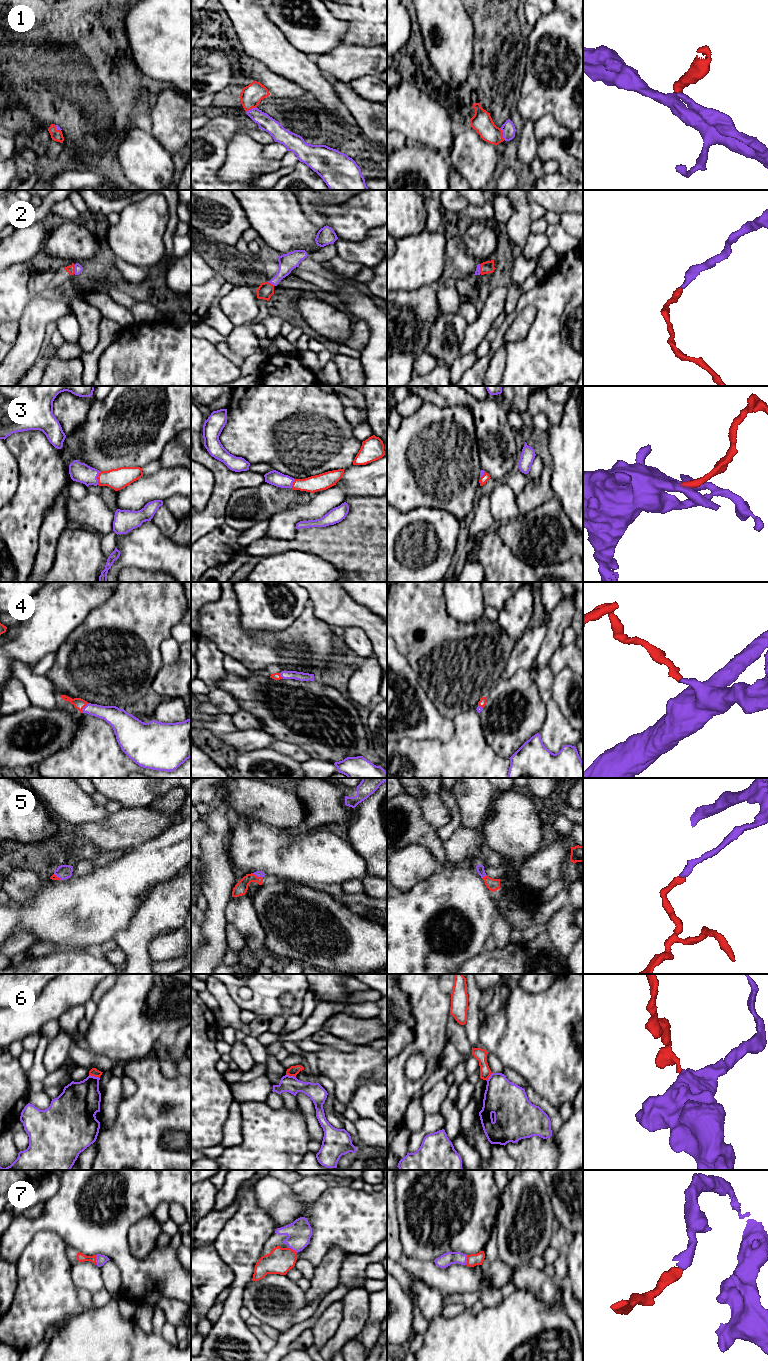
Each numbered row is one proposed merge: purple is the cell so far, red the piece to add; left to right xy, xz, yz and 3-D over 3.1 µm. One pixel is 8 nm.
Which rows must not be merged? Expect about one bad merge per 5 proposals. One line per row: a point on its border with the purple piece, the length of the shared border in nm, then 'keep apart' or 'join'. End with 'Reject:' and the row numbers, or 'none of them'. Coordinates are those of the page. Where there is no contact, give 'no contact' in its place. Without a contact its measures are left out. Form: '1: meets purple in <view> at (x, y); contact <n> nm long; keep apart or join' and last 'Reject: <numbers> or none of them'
1: meets purple in yz at (503, 134); contact 100 nm long; join
2: meets purple in xy at (75, 269); contact 80 nm long; join
3: meets purple in xy at (96, 478); contact 110 nm long; join
4: meets purple in xy at (83, 708); contact 100 nm long; join
5: meets purple in yz at (484, 876); contact 50 nm long; join
6: meets purple in xy at (93, 1076); contact 90 nm long; keep apart
7: meets purple in xy at (96, 1260); contact 80 nm long; join
Reject: 6

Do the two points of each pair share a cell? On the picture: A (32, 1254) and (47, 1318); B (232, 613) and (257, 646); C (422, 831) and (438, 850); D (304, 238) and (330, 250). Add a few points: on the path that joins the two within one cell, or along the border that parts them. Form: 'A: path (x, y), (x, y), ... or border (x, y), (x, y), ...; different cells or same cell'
A: path (42, 1270), (45, 1275), (47, 1302); same cell
B: path (232, 622), (232, 626), (248, 642); same cell
C: path (426, 836), (435, 845); same cell
D: border (321, 247), (308, 255); different cells

